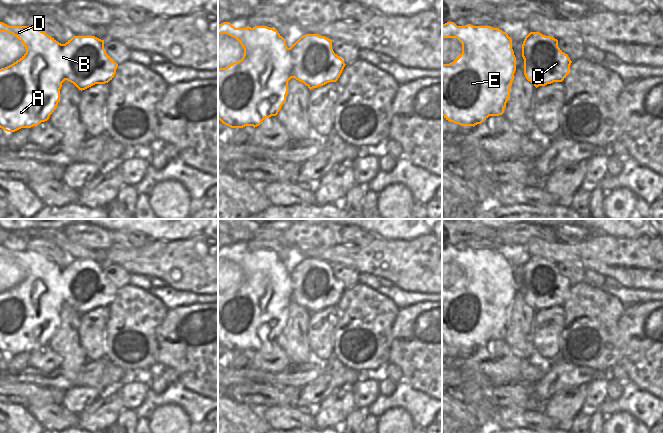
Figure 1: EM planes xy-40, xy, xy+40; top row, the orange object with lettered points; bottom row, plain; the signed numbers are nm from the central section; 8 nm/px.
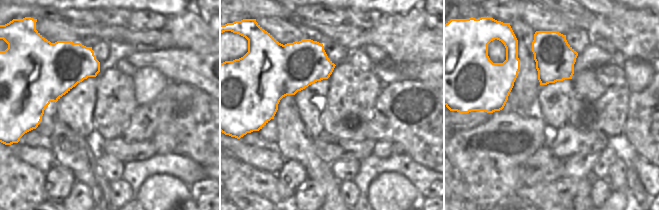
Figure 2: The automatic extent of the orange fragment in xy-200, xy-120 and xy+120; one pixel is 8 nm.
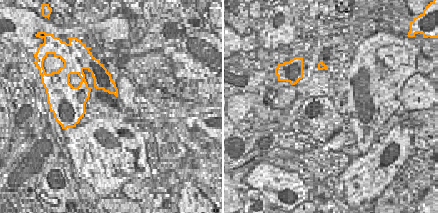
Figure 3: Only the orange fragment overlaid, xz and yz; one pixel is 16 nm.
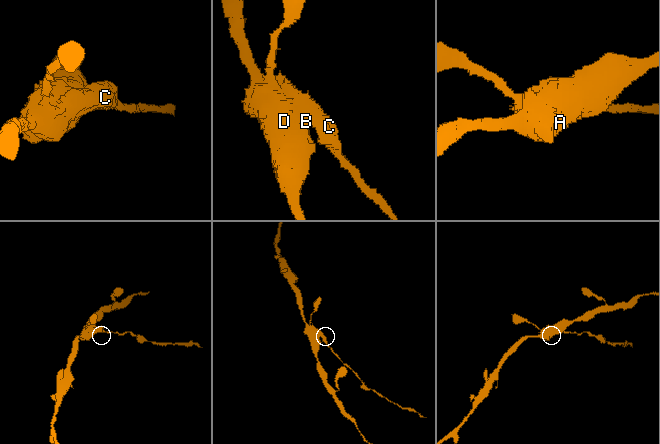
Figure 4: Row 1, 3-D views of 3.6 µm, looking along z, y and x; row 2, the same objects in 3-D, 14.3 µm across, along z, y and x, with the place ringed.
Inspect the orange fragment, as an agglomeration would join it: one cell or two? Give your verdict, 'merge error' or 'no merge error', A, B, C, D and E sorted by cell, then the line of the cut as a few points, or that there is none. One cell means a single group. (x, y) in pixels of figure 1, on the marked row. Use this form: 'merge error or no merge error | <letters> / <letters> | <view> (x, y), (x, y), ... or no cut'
merge error | A B D E / C | xy-40 (72, 37), (80, 50), (92, 52), (90, 73), (74, 84)

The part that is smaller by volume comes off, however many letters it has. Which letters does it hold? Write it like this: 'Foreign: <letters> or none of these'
Foreign: C

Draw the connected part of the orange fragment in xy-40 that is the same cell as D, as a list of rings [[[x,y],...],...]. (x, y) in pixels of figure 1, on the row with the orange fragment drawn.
[[[0,22],[0,32],[13,34],[22,41],[26,49],[26,53],[19,60],[0,69],[0,128],[7,132],[15,132],[21,128],[37,126],[49,119],[58,105],[62,83],[67,80],[75,84],[90,75],[93,52],[80,51],[73,38],[61,44],[45,32],[31,26],[9,26]]]

